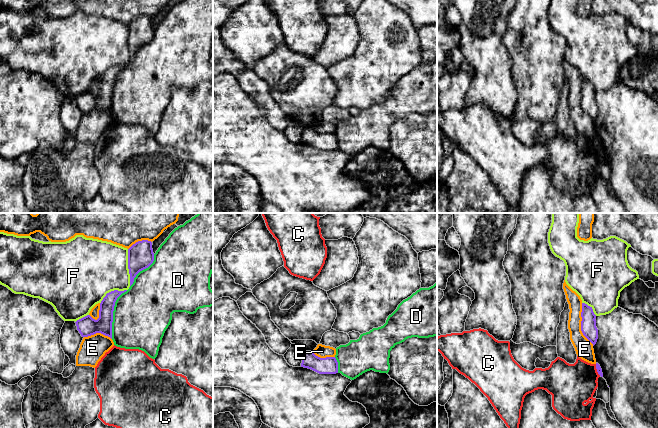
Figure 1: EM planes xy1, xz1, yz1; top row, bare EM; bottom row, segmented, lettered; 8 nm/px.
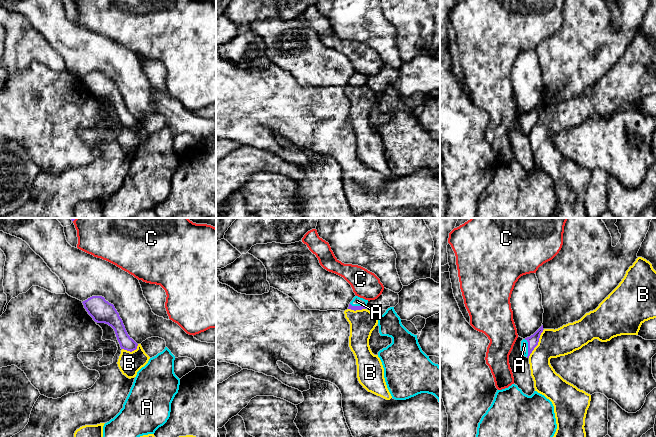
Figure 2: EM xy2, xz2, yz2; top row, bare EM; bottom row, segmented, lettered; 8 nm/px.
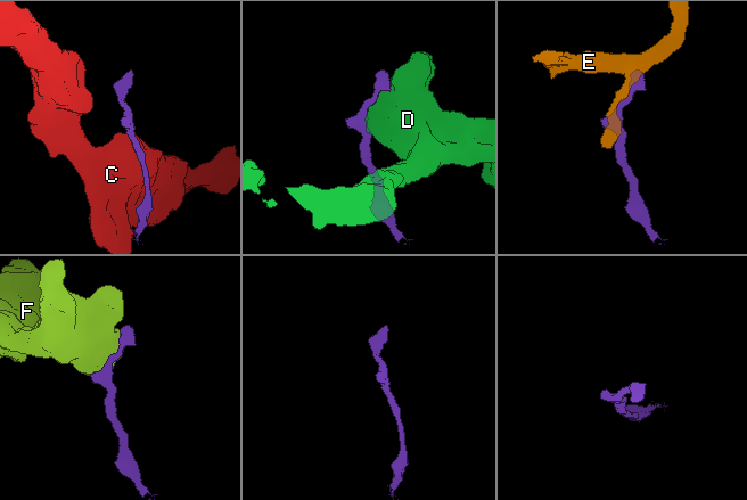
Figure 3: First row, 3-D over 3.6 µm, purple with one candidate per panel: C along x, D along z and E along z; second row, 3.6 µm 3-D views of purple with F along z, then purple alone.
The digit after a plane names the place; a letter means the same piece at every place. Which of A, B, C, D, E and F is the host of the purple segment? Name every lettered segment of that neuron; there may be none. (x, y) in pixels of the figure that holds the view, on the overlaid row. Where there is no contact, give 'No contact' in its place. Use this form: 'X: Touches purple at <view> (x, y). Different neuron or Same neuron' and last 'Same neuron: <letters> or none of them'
A: Touches purple at yz2 (528, 348). Same neuron
B: Touches purple at yz2 (537, 343). Different neuron
C: Touches purple at yz1 (597, 370). Different neuron
D: Touches purple at xy1 (112, 313). Different neuron
E: Touches purple at yz1 (581, 324). Different neuron
F: Touches purple at xy1 (128, 268). Different neuron
Same neuron: A

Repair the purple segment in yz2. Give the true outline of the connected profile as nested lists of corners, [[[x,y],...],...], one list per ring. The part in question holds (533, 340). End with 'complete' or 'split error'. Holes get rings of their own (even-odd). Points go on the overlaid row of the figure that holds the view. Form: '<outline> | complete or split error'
[[[542,325],[533,335],[521,341],[521,351],[525,357],[529,358],[534,348],[538,345],[540,335],[543,330]]] | split error

